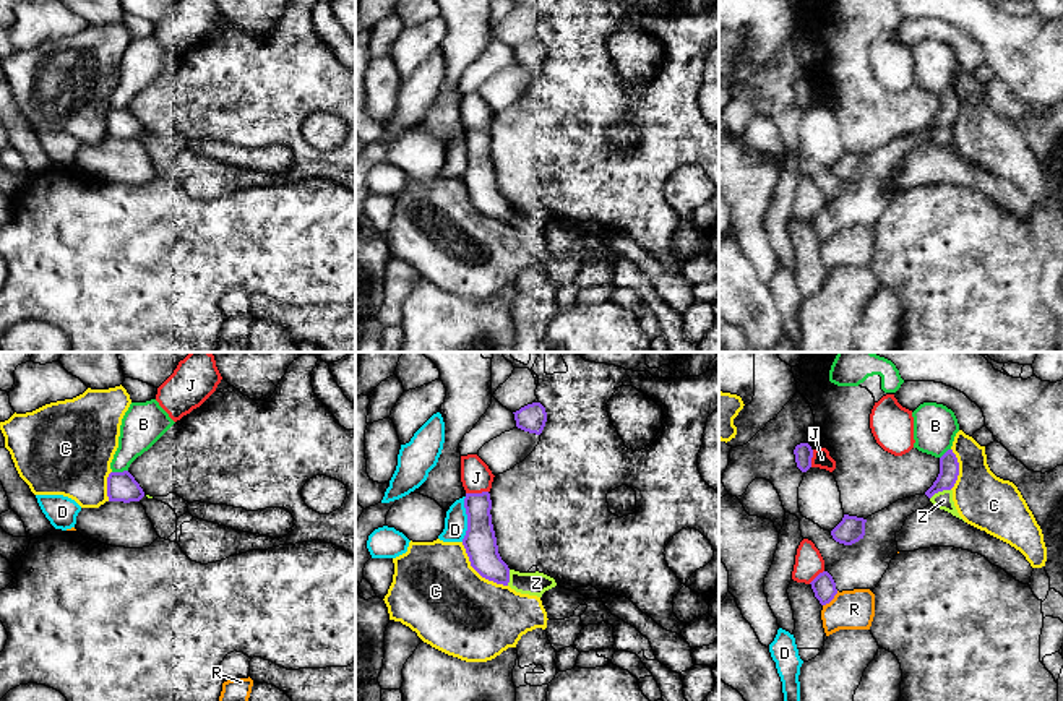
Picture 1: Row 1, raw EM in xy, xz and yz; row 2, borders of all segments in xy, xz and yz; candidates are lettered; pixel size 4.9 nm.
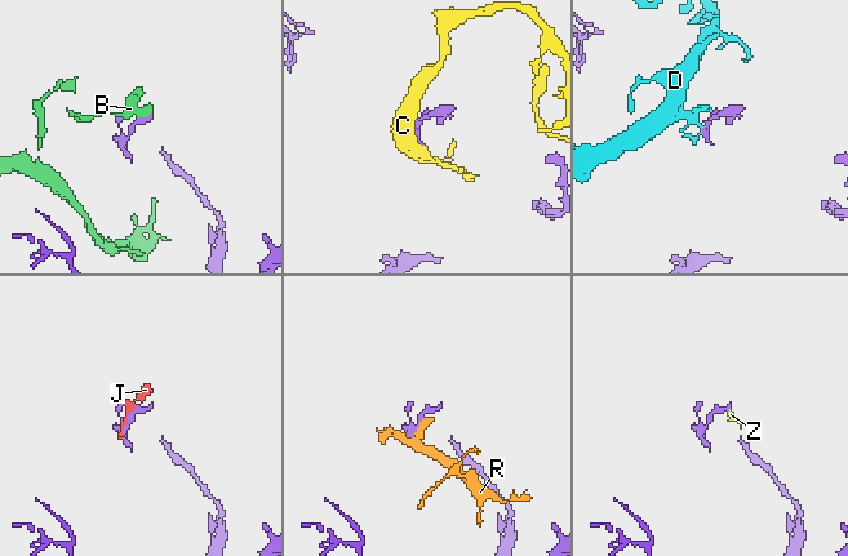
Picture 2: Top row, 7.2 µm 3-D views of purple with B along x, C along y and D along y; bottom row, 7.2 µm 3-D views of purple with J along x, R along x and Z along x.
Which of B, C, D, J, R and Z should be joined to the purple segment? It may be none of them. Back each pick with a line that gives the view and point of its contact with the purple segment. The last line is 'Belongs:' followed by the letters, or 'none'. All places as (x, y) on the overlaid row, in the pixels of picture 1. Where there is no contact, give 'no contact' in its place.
Belongs: none

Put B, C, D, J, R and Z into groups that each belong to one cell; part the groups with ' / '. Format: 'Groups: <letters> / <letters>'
Groups: B / C / D / J / R / Z

